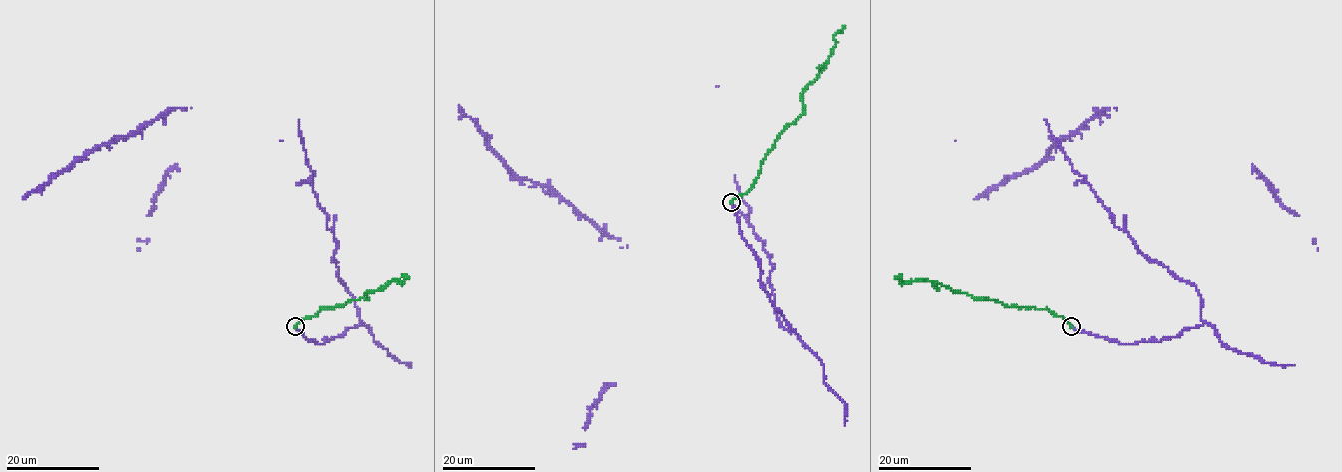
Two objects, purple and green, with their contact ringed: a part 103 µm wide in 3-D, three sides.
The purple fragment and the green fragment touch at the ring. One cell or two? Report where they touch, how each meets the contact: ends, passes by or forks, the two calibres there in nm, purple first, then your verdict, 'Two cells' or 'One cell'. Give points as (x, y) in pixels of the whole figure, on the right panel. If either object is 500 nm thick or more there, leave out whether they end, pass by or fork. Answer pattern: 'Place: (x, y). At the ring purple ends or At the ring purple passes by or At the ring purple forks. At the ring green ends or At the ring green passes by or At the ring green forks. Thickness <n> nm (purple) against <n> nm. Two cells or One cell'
Place: (1071, 326). At the ring purple ends. At the ring green ends. Thickness 150 nm (purple) against 200 nm. One cell

